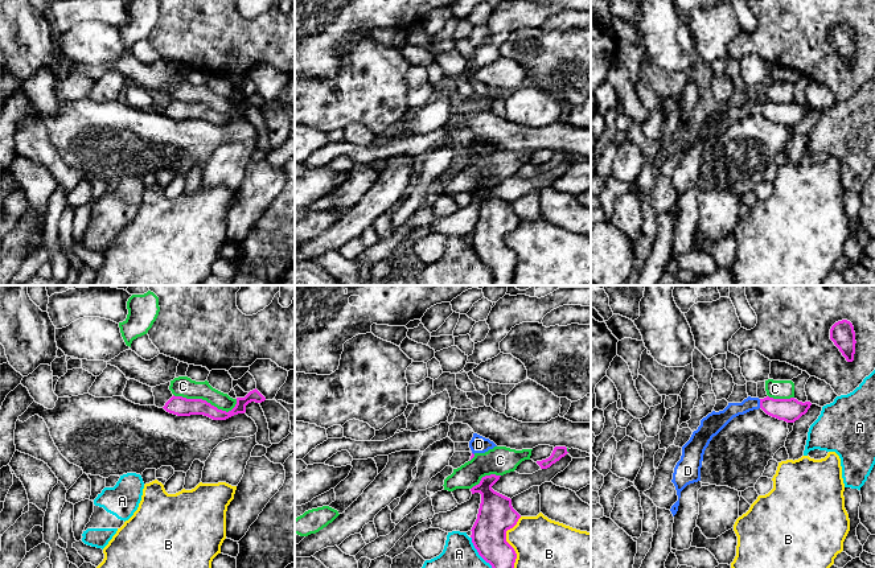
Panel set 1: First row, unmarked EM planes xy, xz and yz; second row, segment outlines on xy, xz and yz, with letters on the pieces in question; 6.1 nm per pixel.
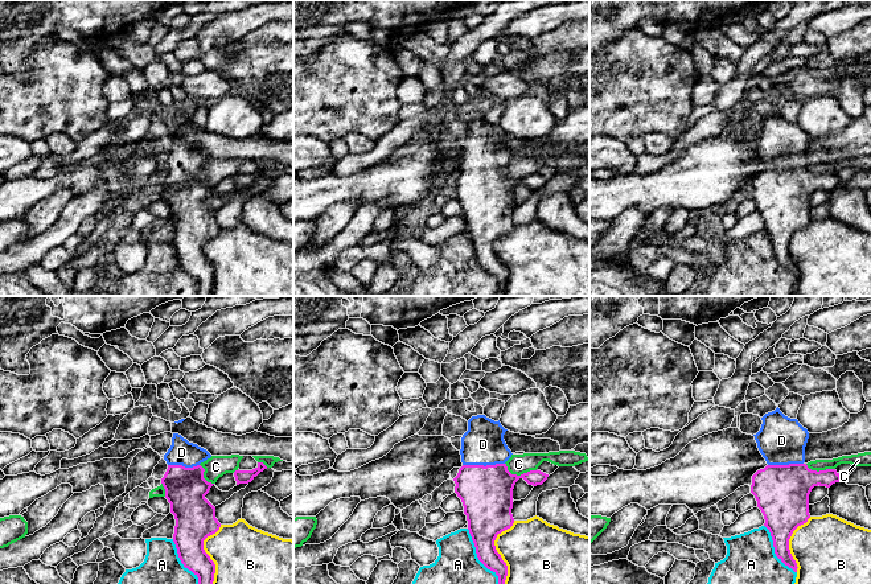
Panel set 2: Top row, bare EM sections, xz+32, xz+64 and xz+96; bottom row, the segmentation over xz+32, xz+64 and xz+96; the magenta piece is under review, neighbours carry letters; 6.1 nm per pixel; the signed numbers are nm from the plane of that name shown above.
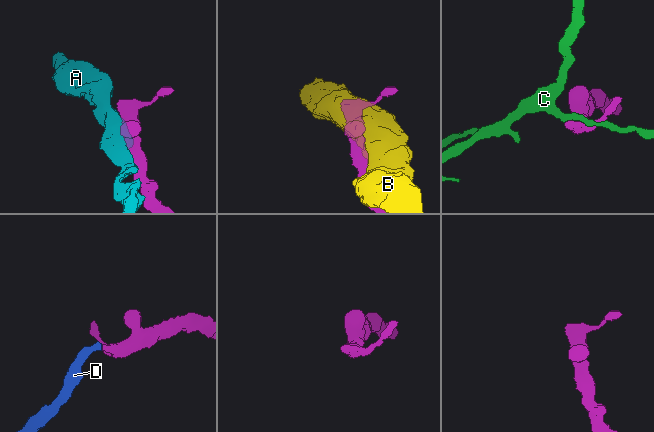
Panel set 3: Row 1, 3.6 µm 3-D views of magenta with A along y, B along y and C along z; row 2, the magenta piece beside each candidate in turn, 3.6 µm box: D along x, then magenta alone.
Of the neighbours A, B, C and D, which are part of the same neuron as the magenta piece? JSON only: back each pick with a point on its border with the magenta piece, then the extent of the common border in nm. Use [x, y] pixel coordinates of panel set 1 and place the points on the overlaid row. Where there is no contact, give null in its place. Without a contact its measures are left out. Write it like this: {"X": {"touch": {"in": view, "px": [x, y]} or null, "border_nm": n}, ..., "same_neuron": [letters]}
{"D": {"touch": {"in": "yz", "px": [760, 403]}, "border_nm": 60}, "same_neuron": ["D"]}

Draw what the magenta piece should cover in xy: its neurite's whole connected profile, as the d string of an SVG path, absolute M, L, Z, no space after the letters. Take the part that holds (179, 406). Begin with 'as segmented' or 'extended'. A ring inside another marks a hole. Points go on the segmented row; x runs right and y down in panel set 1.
as segmented; M255 388L245 398L237 398L235 407L226 412L211 406L202 399L186 399L182 396L172 396L163 407L167 412L177 416L204 415L213 420L226 420L234 415L245 413L246 406L251 402L262 403L266 398Z

